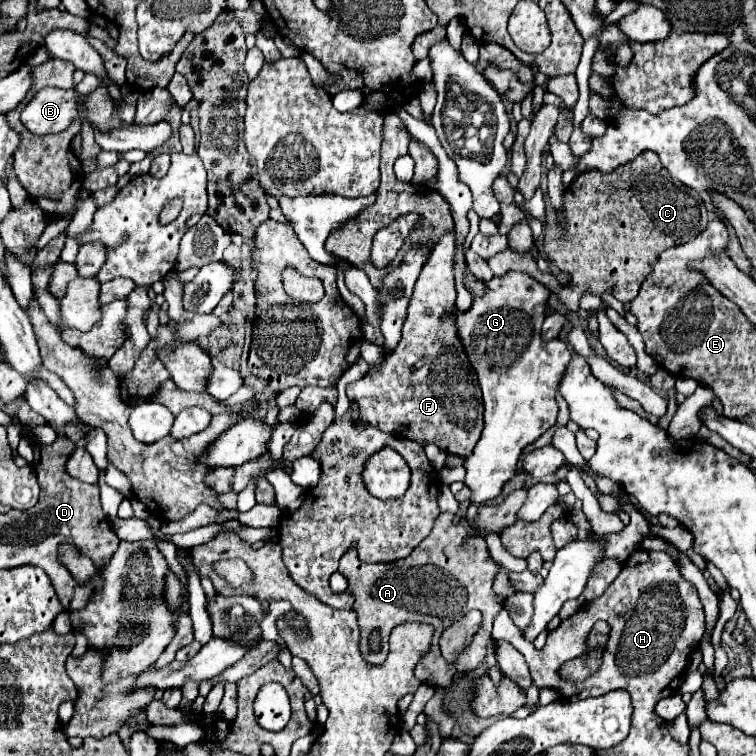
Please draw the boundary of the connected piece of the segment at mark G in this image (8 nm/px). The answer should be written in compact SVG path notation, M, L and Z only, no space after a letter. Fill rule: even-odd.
M514 270L482 284L486 284L486 294L472 300L470 310L462 312L454 306L452 312L448 310L442 316L448 318L454 314L458 340L462 340L464 352L476 370L486 414L482 436L472 456L464 460L464 484L470 486L472 498L460 504L454 522L464 518L470 504L484 504L496 498L504 482L514 478L516 462L524 446L532 444L556 422L556 388L566 370L566 362L572 358L566 342L554 338L544 344L540 336L550 296L544 284L526 272Z

